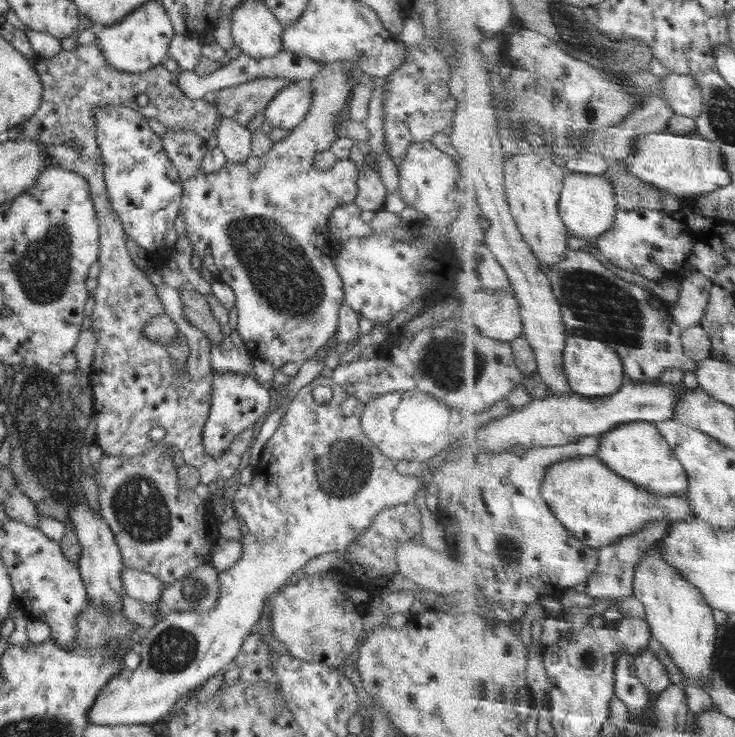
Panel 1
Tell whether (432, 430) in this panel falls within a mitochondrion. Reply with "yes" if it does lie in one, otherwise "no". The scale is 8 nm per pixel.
no

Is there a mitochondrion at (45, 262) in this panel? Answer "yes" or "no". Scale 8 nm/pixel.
yes

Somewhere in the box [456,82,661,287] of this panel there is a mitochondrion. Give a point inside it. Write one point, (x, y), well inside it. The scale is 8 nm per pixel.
(591, 111)

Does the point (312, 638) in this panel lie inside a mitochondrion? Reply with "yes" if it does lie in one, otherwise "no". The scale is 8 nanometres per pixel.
yes

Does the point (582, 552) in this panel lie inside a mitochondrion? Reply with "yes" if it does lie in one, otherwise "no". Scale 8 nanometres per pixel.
no

